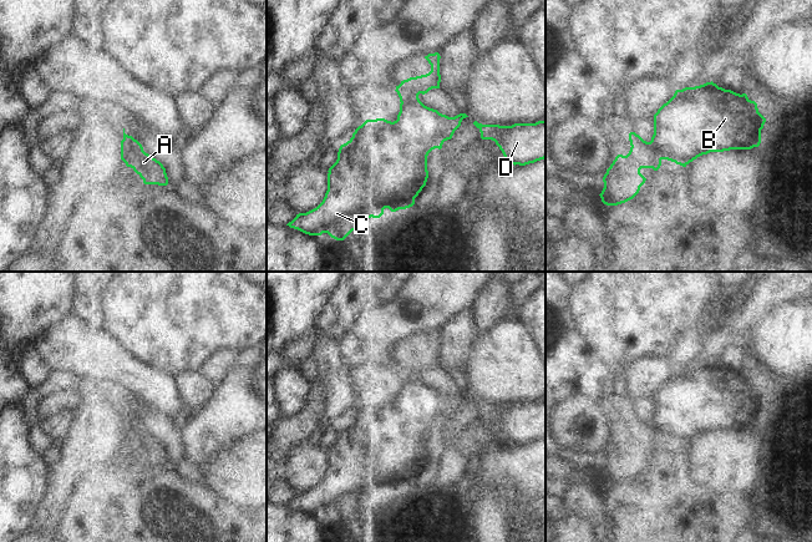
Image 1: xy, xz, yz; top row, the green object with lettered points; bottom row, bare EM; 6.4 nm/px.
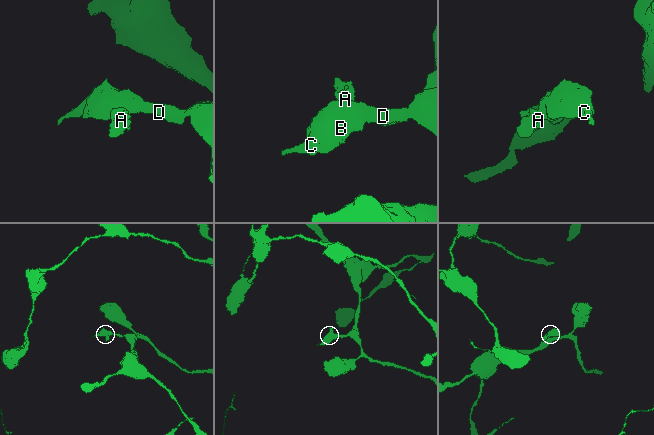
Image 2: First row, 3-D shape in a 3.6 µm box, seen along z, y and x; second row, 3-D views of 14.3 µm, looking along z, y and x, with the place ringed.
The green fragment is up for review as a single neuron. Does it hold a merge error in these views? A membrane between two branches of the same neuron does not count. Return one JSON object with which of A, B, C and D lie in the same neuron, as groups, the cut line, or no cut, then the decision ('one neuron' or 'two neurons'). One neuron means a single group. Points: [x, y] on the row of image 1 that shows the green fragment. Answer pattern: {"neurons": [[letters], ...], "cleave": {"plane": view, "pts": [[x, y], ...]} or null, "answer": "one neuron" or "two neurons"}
{"neurons": [["A"], ["B", "C", "D"]], "cleave": {"plane": "xz", "pts": [[419, 99], [407, 99], [401, 102]]}, "answer": "two neurons"}

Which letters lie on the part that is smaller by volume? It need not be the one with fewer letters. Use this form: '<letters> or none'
A

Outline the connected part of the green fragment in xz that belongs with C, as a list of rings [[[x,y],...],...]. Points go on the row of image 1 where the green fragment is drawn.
[[[410,98],[400,103],[397,120],[394,122],[385,118],[366,120],[355,130],[352,137],[340,146],[338,159],[328,171],[328,191],[323,202],[306,213],[296,214],[286,226],[309,235],[328,233],[336,240],[344,240],[369,218],[380,218],[385,208],[396,212],[412,207],[428,178],[428,153],[435,148],[441,150],[443,142],[452,138],[466,117],[468,117],[466,113],[448,117],[425,106],[418,98]]]

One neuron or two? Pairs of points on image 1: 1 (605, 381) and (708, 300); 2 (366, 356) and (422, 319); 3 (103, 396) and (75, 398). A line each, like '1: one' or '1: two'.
1: two
2: one
3: one

